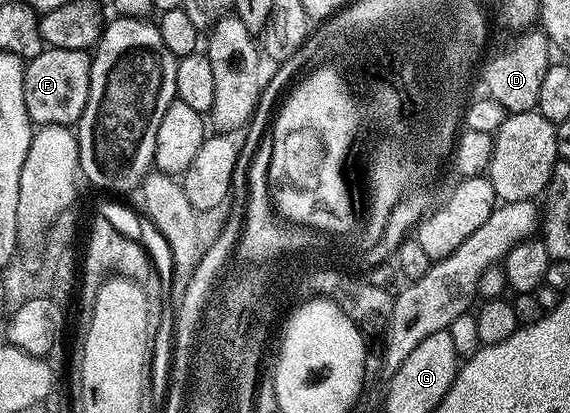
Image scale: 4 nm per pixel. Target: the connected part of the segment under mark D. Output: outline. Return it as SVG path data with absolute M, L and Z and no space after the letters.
M523 30L504 52L496 56L488 55L482 61L483 84L487 87L486 95L498 102L507 111L530 112L539 103L541 81L545 79L545 70L552 64L553 45L542 30Z

